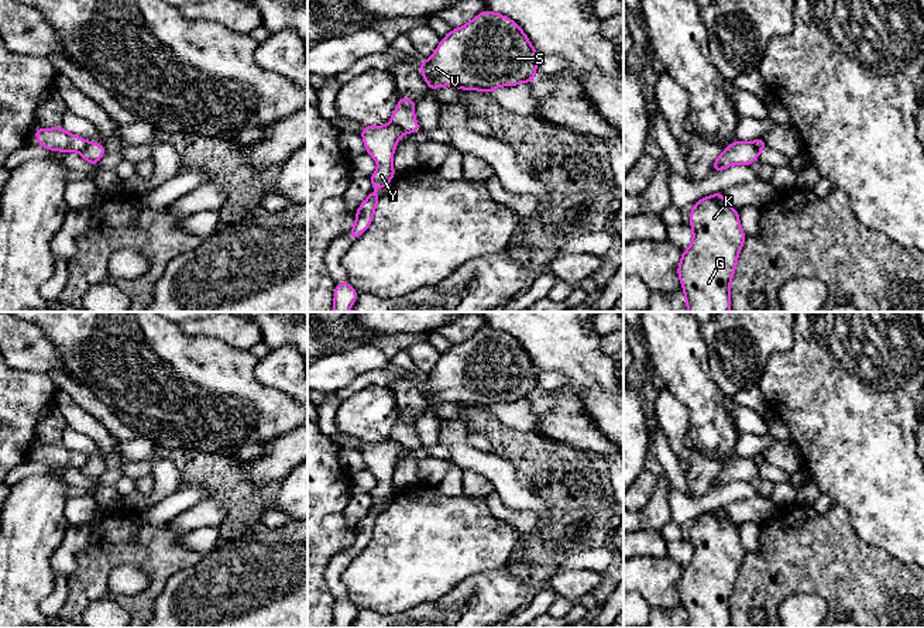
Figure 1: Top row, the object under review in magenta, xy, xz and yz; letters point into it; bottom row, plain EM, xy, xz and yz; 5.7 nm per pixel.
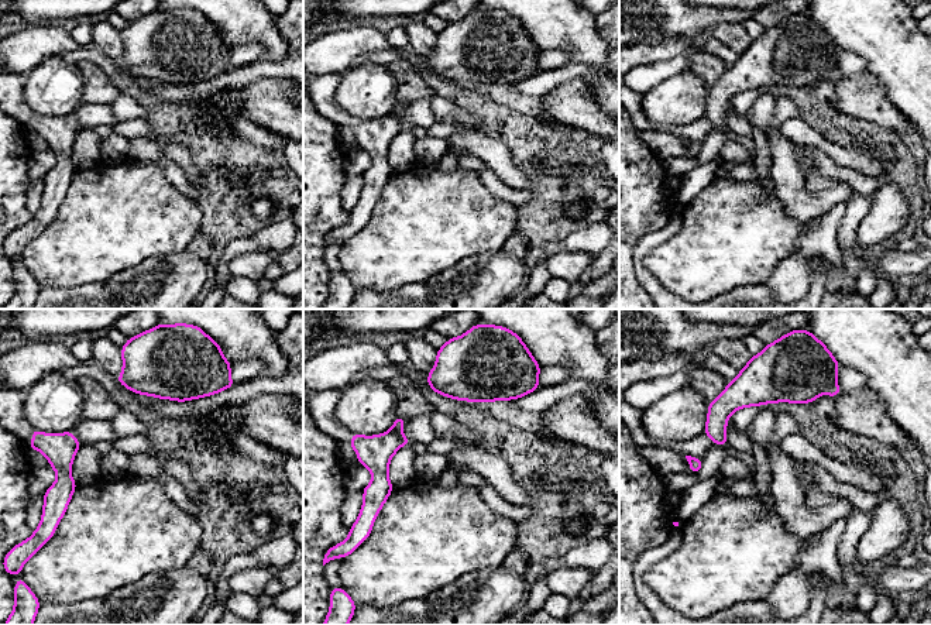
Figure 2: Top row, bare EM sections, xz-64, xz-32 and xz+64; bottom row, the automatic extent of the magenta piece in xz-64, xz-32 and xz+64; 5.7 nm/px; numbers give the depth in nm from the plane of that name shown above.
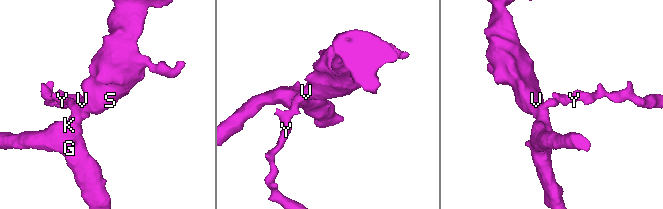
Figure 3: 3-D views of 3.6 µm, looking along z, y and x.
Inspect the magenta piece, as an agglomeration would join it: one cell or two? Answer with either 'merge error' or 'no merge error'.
merge error

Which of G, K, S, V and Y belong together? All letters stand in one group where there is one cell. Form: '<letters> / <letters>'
G K S V / Y

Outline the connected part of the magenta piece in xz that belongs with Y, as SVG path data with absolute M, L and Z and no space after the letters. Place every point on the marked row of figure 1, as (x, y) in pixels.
M394 123L385 126L363 126L361 138L365 145L367 154L370 154L378 164L377 171L370 176L372 191L368 198L360 205L355 215L355 224L347 233L347 236L355 240L370 227L378 200L382 196L374 193L375 189L384 188L395 176L392 167L394 151L403 133Z

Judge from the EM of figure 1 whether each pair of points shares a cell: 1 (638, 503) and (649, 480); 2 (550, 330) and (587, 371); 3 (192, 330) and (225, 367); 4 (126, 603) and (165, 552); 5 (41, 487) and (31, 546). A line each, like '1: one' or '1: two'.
1: one
2: one
3: two
4: one
5: one

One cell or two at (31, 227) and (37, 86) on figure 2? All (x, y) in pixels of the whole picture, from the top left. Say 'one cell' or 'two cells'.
two cells

